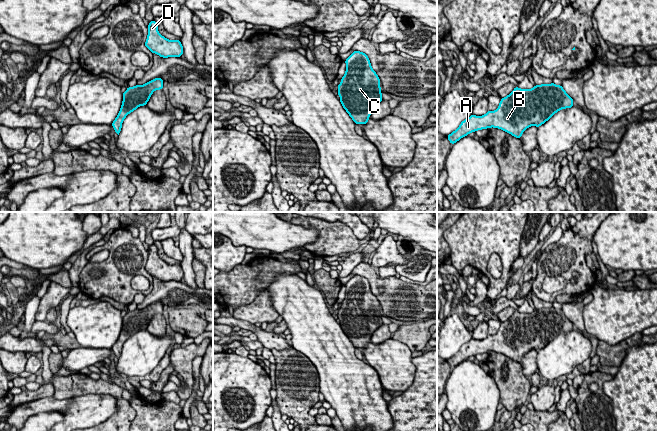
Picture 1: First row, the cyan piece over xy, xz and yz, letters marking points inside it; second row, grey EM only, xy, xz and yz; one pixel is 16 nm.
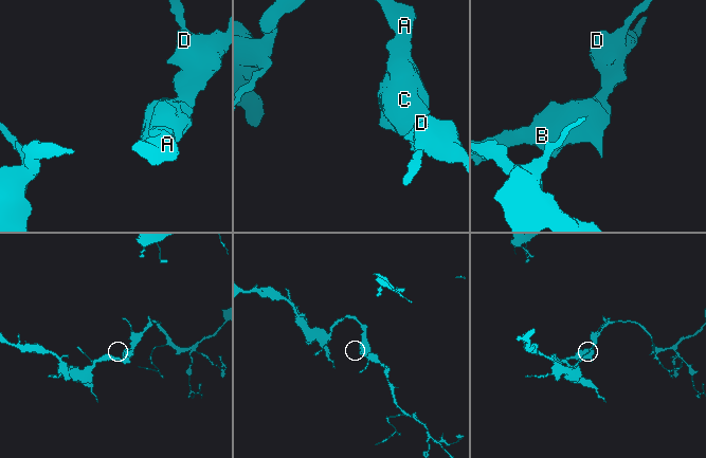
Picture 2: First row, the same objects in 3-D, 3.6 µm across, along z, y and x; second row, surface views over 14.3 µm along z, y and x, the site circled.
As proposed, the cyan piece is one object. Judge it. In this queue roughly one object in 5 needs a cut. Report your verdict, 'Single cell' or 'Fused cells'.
Single cell

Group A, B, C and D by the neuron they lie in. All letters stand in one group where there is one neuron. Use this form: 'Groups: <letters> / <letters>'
Groups: A B C D

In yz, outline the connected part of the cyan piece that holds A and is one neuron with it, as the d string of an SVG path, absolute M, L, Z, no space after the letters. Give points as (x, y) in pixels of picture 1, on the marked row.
M541 84L532 89L515 87L508 96L501 99L497 110L488 111L483 116L471 115L447 138L454 144L471 132L494 127L520 139L530 126L538 128L559 110L572 106L573 99L560 85Z

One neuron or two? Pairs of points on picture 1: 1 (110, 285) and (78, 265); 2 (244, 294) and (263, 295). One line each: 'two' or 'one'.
1: two
2: two

